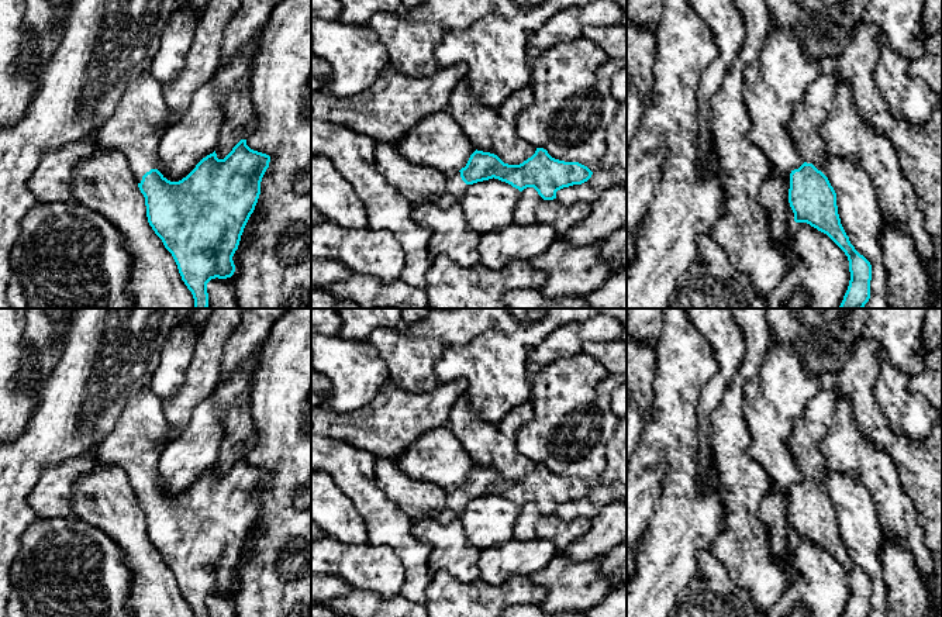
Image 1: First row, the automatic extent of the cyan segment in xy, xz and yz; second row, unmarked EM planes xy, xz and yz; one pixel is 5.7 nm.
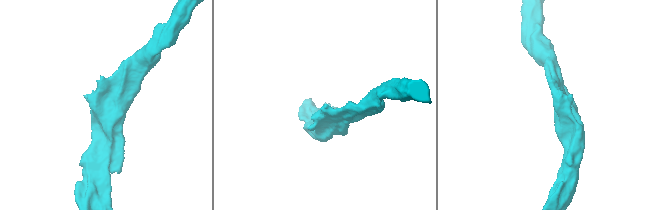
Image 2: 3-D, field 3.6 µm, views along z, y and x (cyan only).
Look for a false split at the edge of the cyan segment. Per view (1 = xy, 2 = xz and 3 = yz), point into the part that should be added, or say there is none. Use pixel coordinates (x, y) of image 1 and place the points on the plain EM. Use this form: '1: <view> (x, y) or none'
1: xy (140, 435)
2: xz (456, 503)
3: yz (806, 440)

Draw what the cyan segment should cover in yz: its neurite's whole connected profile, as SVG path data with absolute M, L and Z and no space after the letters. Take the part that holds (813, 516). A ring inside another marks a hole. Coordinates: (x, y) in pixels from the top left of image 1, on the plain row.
M824 387L810 401L804 416L797 421L797 425L789 440L789 448L791 449L796 463L804 476L798 485L791 486L790 489L789 518L794 528L796 538L807 538L827 549L848 572L850 596L842 617L869 617L872 580L850 559L838 530L836 509L822 486L828 466L821 451L821 442L831 427L838 399L839 392L836 389Z

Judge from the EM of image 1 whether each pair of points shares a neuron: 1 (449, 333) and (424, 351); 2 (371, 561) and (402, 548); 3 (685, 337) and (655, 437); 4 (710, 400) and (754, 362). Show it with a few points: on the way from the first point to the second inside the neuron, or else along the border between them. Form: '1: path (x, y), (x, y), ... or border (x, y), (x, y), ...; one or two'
1: border (409, 334), (440, 338), (447, 347); two
2: border (366, 543), (393, 551), (404, 568), (403, 583); two
3: border (654, 419), (666, 431), (666, 457); two
4: border (745, 354), (721, 402), (711, 412); two

